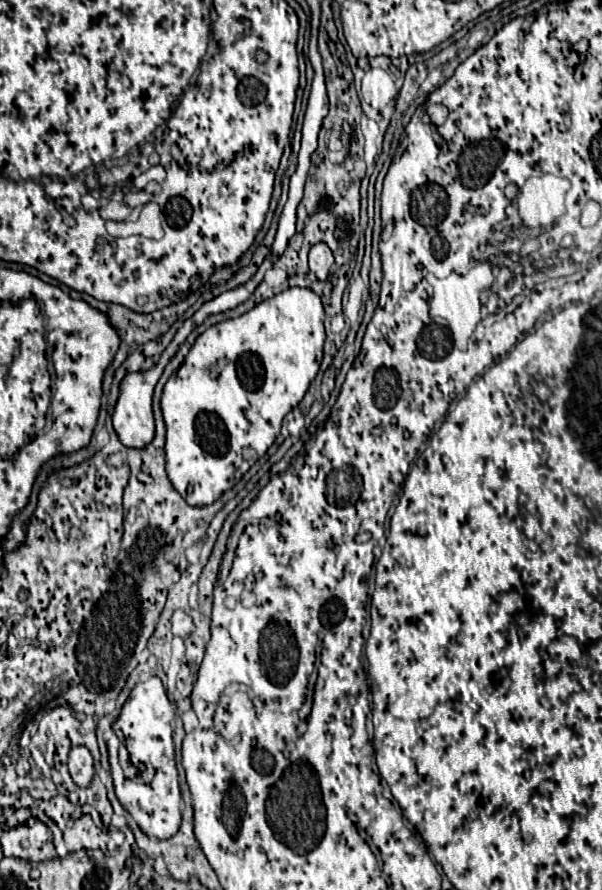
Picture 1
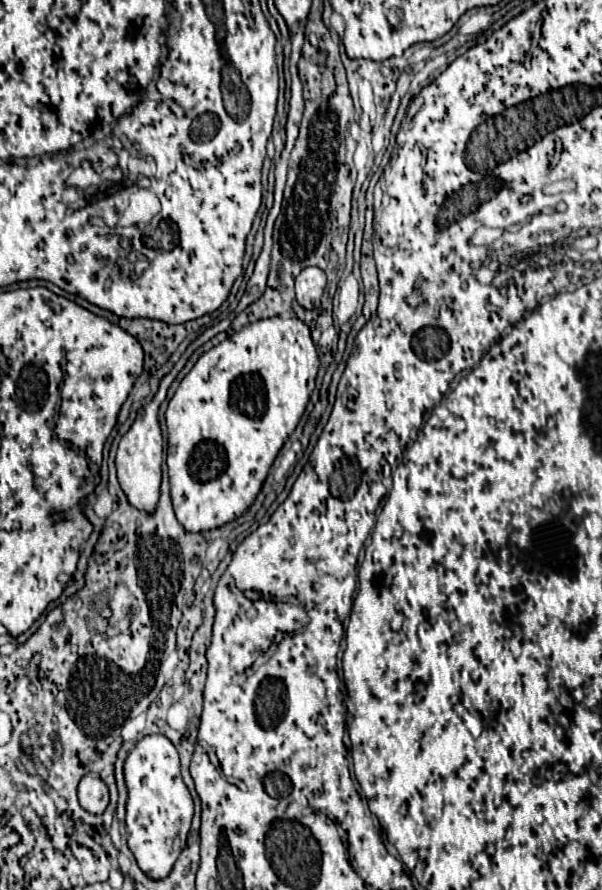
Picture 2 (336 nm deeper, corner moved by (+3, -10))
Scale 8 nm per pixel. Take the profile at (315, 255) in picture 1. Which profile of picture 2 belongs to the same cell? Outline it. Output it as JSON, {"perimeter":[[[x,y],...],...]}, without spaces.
{"perimeter":[[[306,267],[296,277],[296,299],[304,309],[320,307],[320,297],[326,287],[326,273],[318,267]]]}

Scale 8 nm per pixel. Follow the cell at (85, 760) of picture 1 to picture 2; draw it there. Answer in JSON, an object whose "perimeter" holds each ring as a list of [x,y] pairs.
{"perimeter":[[[90,773],[84,775],[78,785],[78,801],[92,815],[104,813],[108,807],[108,801],[110,801],[106,783],[96,775],[90,775]]]}

